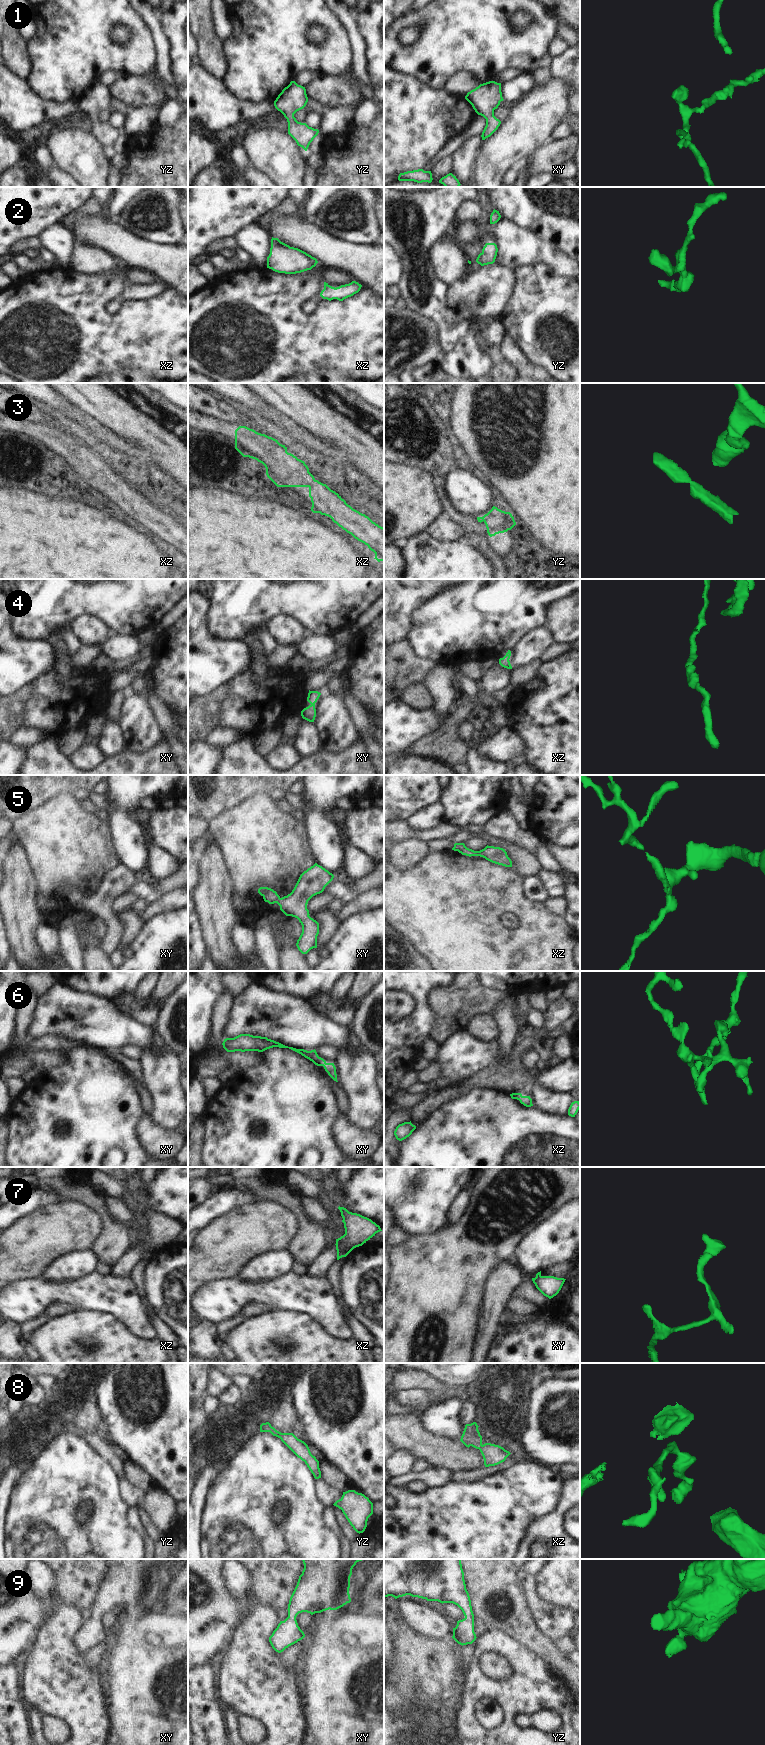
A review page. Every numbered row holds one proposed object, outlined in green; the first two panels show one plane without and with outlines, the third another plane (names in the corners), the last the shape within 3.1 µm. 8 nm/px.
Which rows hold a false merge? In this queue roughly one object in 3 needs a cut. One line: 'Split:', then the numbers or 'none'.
Split: 7

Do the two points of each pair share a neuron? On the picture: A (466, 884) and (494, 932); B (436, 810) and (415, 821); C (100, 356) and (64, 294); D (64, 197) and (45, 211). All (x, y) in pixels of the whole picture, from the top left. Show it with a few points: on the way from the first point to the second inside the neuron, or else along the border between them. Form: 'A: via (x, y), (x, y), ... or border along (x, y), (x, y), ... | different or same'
A: via (466, 896), (466, 904), (482, 920) | same
B: via (431, 815), (420, 820) | same
C: via (96, 341), (73, 318), (68, 309) | same
D: via (59, 197), (50, 206) | same

